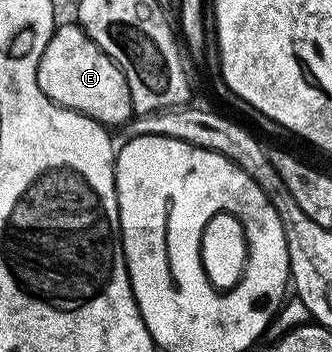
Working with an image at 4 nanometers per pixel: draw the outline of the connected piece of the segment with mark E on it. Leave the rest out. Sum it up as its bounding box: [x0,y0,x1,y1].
[38,23,132,126]

